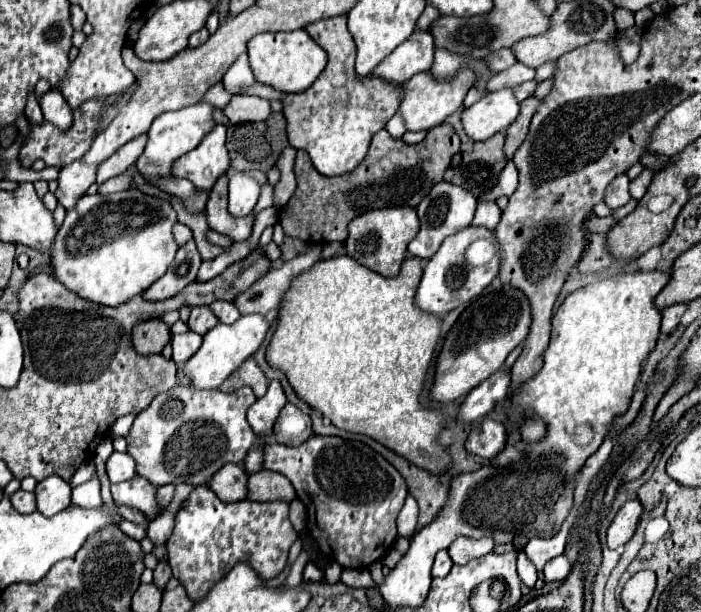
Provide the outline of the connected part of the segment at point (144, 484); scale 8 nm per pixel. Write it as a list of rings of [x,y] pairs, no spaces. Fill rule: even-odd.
[[[134,475],[132,479],[122,481],[122,483],[114,483],[112,497],[114,497],[114,503],[134,507],[148,519],[156,519],[168,511],[168,509],[158,507],[156,487],[152,487],[150,481],[146,477],[140,477],[140,475]]]

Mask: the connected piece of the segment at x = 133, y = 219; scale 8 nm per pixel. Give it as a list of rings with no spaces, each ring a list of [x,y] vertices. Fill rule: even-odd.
[[[128,189],[112,195],[84,195],[78,205],[66,213],[62,227],[56,233],[56,241],[50,255],[50,265],[54,277],[74,291],[78,297],[116,307],[128,299],[142,295],[158,277],[162,277],[172,263],[178,245],[172,237],[172,227],[176,223],[176,211],[172,205],[160,197],[150,197],[138,189]]]

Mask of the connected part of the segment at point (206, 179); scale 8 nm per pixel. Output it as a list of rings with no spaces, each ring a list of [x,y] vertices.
[[[216,125],[192,151],[192,155],[182,155],[174,163],[174,175],[192,181],[202,191],[208,191],[216,179],[228,171],[228,165],[226,125]]]

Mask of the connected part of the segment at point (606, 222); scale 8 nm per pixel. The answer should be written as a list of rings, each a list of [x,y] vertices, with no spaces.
[[[592,215],[592,217],[588,217],[588,223],[584,223],[584,227],[586,227],[588,233],[606,233],[614,223],[616,221],[612,217],[596,217],[596,215]]]

